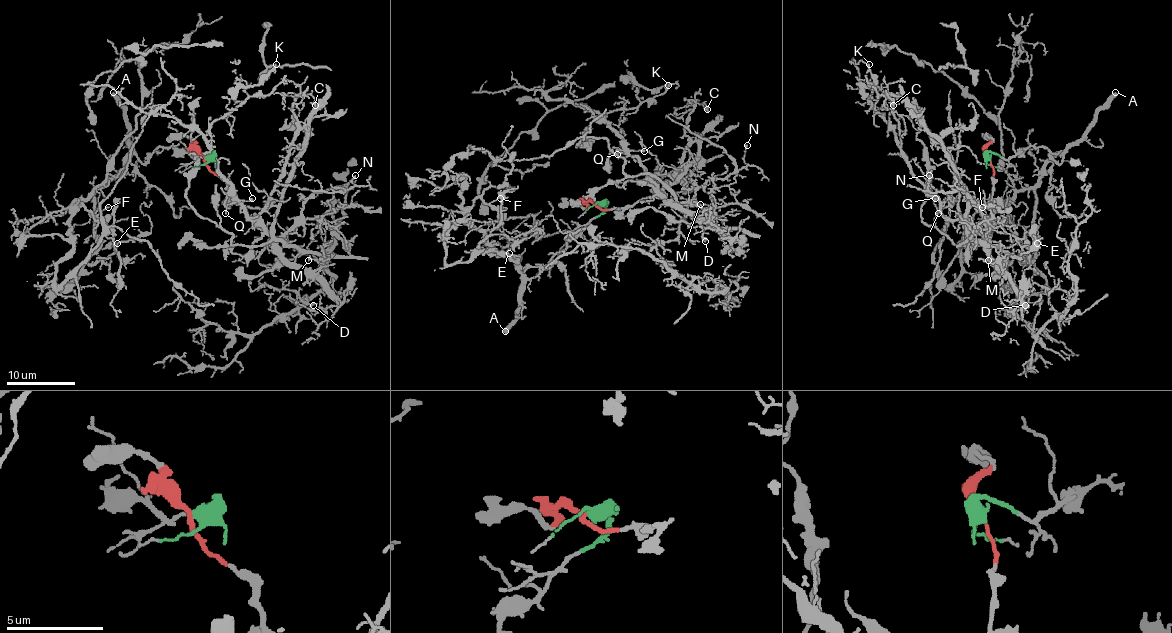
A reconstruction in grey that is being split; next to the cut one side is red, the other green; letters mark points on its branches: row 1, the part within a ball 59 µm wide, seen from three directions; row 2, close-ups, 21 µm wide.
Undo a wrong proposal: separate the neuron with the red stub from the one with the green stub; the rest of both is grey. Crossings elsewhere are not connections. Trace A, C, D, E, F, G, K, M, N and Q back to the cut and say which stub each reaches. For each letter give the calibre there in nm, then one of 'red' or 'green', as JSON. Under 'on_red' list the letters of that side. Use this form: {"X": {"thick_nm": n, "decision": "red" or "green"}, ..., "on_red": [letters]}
{"A": {"thick_nm": 440, "decision": "green"}, "C": {"thick_nm": 190, "decision": "red"}, "D": {"thick_nm": 80, "decision": "red"}, "E": {"thick_nm": 280, "decision": "green"}, "F": {"thick_nm": 90, "decision": "green"}, "G": {"thick_nm": 100, "decision": "red"}, "K": {"thick_nm": 160, "decision": "red"}, "M": {"thick_nm": 170, "decision": "red"}, "N": {"thick_nm": 130, "decision": "red"}, "Q": {"thick_nm": 70, "decision": "red"}, "on_red": ["C", "D", "G", "K", "M", "N", "Q"]}

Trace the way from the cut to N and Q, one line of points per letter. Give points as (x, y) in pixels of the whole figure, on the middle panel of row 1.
N: (598, 204), (625, 207), (658, 195), (666, 182), (687, 202), (707, 180), (741, 170), (747, 144)
Q: (598, 204), (618, 209), (673, 182), (666, 175), (649, 175), (637, 158), (617, 149), (617, 154)

